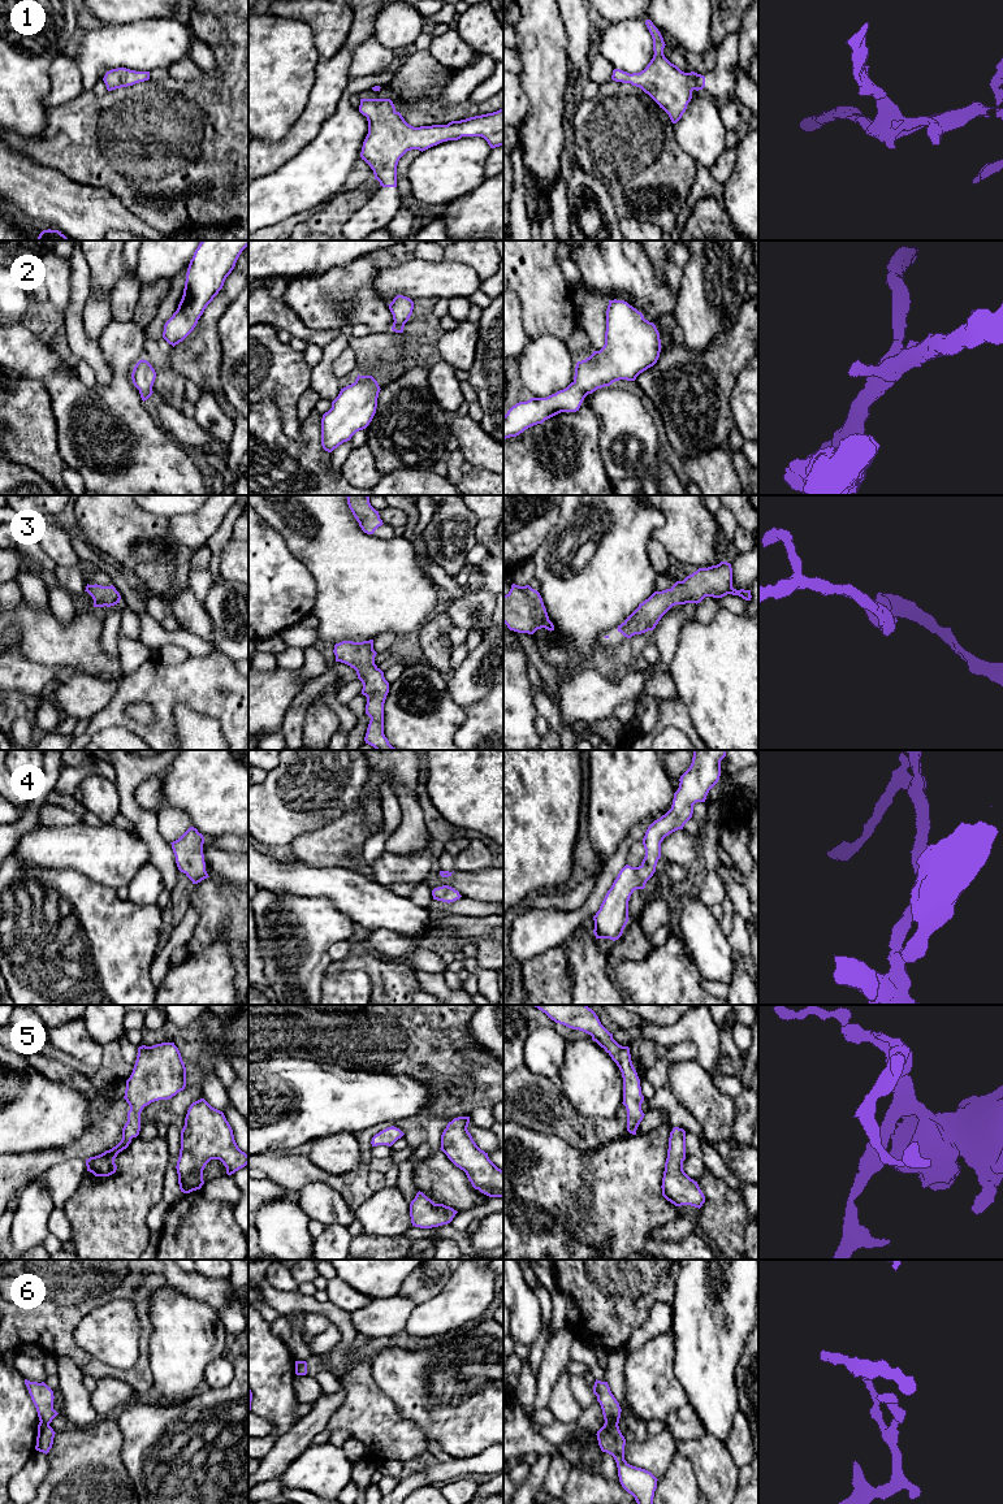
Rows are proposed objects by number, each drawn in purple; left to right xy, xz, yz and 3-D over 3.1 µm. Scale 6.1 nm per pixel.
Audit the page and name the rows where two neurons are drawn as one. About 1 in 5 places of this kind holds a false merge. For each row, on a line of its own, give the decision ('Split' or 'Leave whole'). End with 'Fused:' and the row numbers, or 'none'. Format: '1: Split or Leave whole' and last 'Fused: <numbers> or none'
1: Leave whole
2: Leave whole
3: Leave whole
4: Leave whole
5: Leave whole
6: Split
Fused: 6

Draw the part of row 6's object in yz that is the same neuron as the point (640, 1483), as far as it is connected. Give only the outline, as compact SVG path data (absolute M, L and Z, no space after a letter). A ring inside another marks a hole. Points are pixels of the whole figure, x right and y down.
M605 1422L596 1435L601 1451L614 1457L622 1487L637 1504L653 1504L658 1479L650 1472L632 1466L624 1460L626 1439L619 1426Z

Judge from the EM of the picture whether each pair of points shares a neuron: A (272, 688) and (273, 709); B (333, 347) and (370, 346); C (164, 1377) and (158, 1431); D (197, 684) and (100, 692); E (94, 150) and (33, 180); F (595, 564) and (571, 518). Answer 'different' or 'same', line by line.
A: same
B: different
C: different
D: different
E: different
F: same

